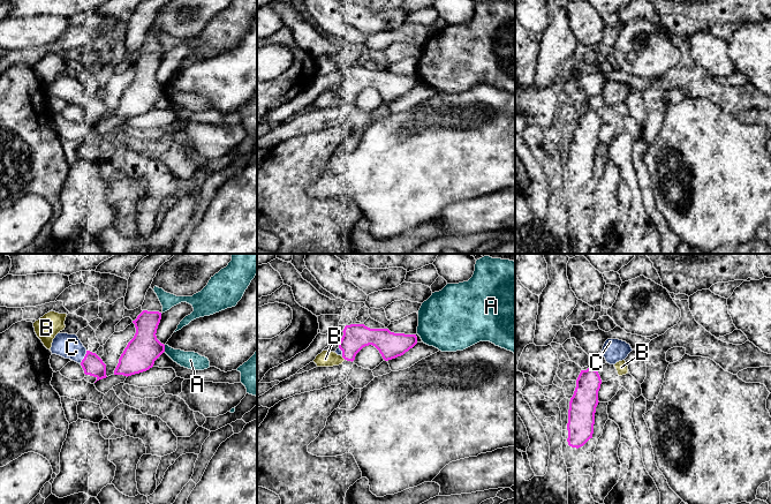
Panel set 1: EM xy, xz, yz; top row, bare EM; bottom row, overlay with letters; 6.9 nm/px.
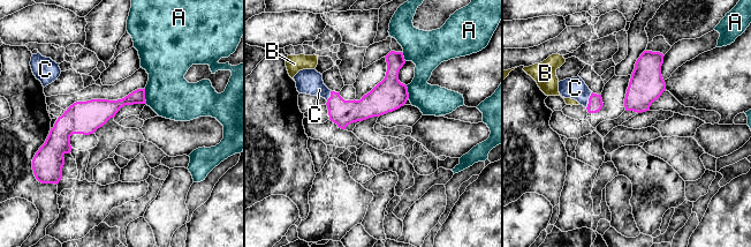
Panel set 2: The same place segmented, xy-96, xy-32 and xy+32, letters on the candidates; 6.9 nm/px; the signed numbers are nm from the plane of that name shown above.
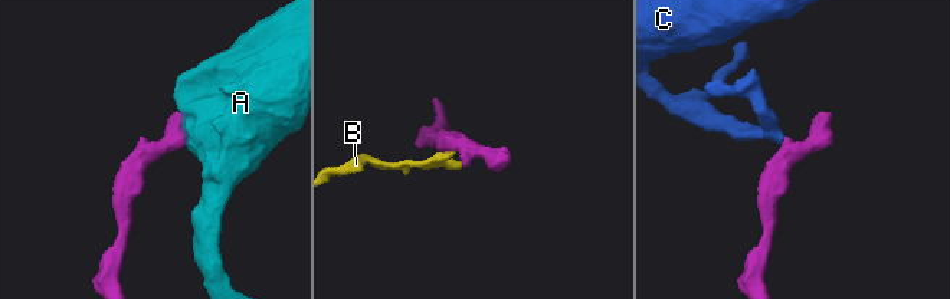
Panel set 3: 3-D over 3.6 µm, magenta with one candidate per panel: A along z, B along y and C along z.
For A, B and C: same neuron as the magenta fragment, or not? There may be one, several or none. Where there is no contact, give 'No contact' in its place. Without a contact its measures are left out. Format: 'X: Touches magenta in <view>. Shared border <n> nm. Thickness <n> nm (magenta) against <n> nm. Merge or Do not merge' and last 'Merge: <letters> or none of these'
A: Touches magenta in xy. Shared border 50 nm. Thickness 220 nm (magenta) against 120 nm. Do not merge
B: Touches magenta in xz. Shared border 40 nm. Thickness 180 nm (magenta) against 110 nm. Do not merge
C: Touches magenta in xy. Shared border 110 nm. Thickness 150 nm (magenta) against 170 nm. Merge
Merge: C

